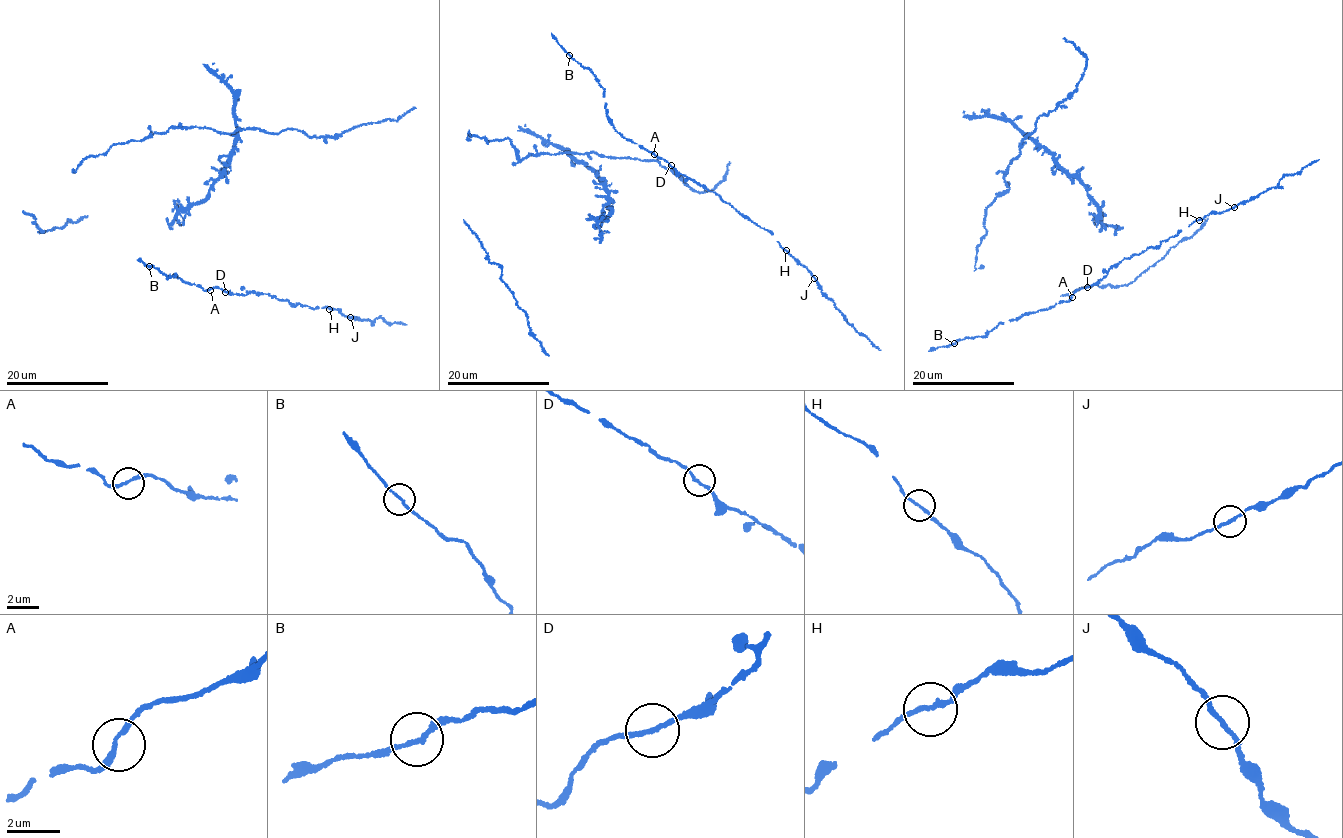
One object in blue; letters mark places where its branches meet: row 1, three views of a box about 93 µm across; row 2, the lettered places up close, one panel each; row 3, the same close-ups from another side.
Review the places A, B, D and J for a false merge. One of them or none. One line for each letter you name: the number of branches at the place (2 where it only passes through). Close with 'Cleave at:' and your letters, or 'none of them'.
Cleave at: none of them

